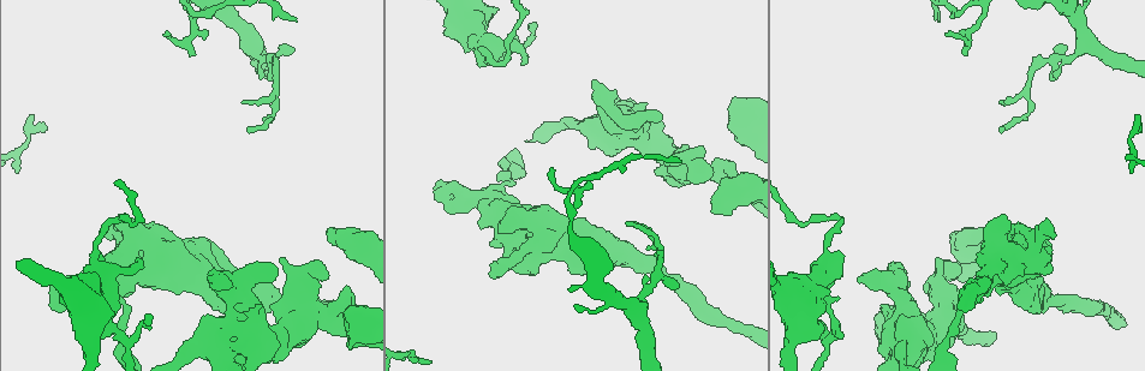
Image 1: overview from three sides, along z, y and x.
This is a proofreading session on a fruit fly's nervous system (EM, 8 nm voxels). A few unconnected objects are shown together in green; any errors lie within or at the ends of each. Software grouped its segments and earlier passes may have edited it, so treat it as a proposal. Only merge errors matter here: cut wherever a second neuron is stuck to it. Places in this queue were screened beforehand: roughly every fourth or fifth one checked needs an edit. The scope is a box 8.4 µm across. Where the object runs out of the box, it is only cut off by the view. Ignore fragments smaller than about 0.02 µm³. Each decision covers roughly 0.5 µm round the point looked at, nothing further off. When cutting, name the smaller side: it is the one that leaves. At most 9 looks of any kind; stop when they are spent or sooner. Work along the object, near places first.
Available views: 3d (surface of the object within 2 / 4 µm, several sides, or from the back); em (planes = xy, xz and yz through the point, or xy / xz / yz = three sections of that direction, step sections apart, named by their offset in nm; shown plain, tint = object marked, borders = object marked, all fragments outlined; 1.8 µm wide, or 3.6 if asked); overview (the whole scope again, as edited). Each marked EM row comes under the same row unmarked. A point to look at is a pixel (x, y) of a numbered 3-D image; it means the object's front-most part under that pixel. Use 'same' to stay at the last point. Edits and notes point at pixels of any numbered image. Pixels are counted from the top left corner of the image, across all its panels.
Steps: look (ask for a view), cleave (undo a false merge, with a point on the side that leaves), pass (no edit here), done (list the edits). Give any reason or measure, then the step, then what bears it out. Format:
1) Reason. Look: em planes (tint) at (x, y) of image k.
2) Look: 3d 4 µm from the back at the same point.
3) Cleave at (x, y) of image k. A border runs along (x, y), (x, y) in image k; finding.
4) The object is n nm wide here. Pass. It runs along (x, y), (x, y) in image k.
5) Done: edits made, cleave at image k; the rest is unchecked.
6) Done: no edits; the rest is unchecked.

Calibre changes. Look: 3d 4 µm from the back at (730, 185) of image 1.

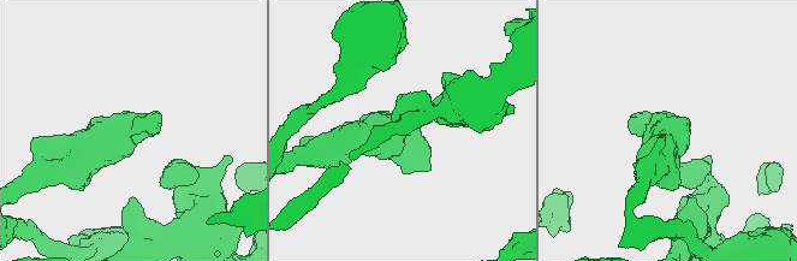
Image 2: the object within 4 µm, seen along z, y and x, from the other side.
Shape alone is not enough. Look: em 3.6 µm planes (tint) at the same point.

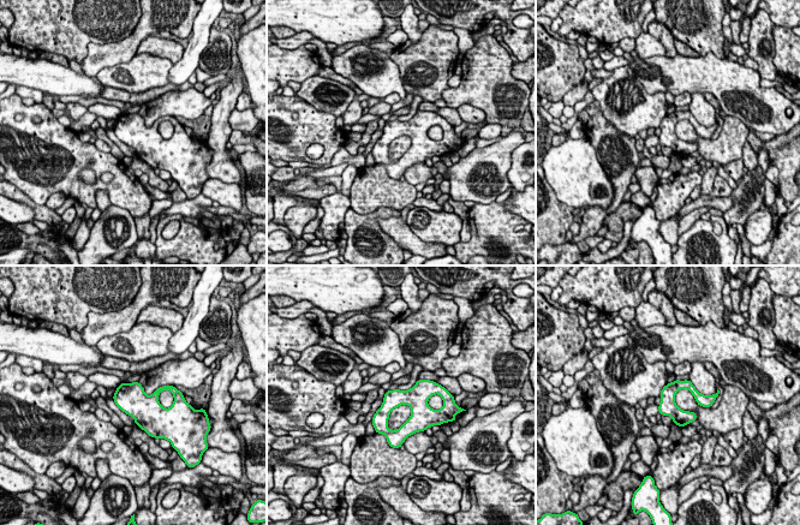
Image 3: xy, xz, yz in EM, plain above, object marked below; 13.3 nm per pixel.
Pass. Continuous, no second neuron.

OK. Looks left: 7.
Abrupt turn. Look: em yz step 4 (tint) at (305, 323) of image 1.

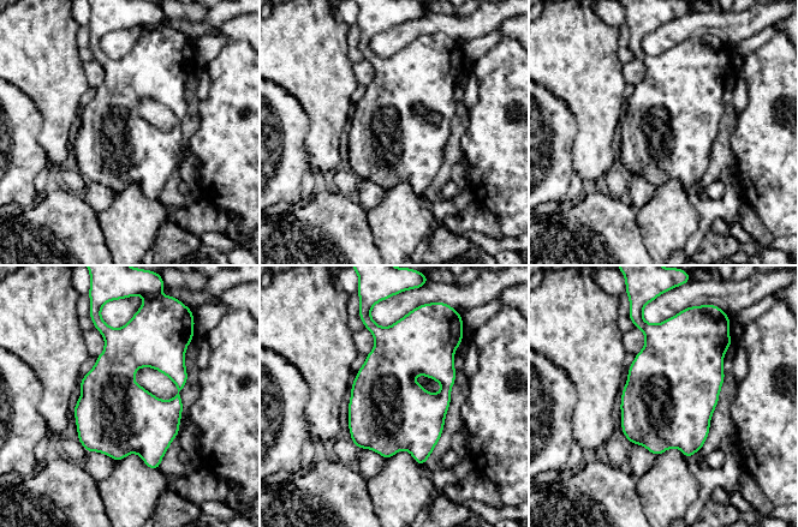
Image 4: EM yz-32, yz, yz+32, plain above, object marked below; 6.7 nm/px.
The object is 550 nm wide here. Pass. All the same neuron.

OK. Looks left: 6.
Look: 3d 4 µm at (96, 281) of image 1.

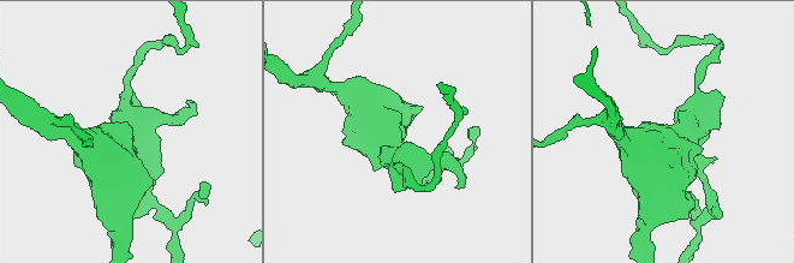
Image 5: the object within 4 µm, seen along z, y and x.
Now the EM. Look: em 3.6 µm planes (tint) at (398, 154) of image 5.

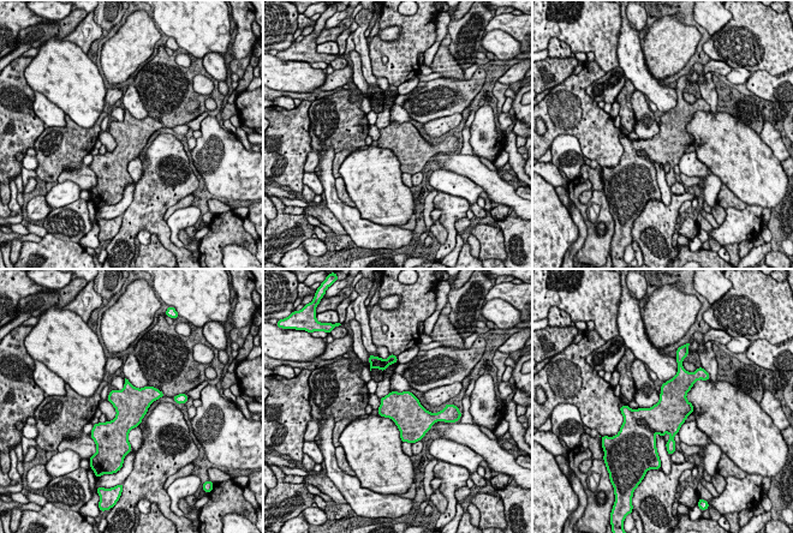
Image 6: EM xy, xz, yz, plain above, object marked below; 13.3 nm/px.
Pass. All the same neuron.

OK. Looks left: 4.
Narrows sharply. Look: em planes (borders) at (1027, 80) of image 1.

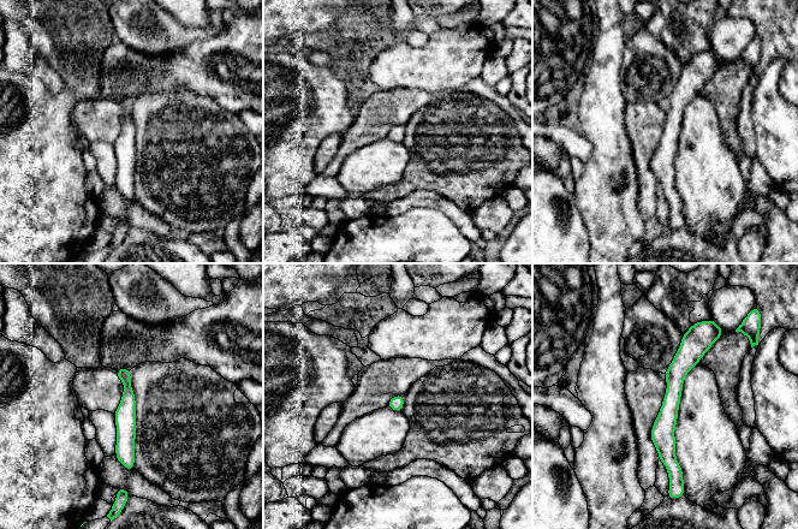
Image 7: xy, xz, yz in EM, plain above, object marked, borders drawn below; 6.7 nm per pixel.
Pass. It runs along (692, 331), (666, 420), (673, 470) in image 7; continuous, no second neuron.

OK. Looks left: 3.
Done: no edits; the rest is unchecked.

